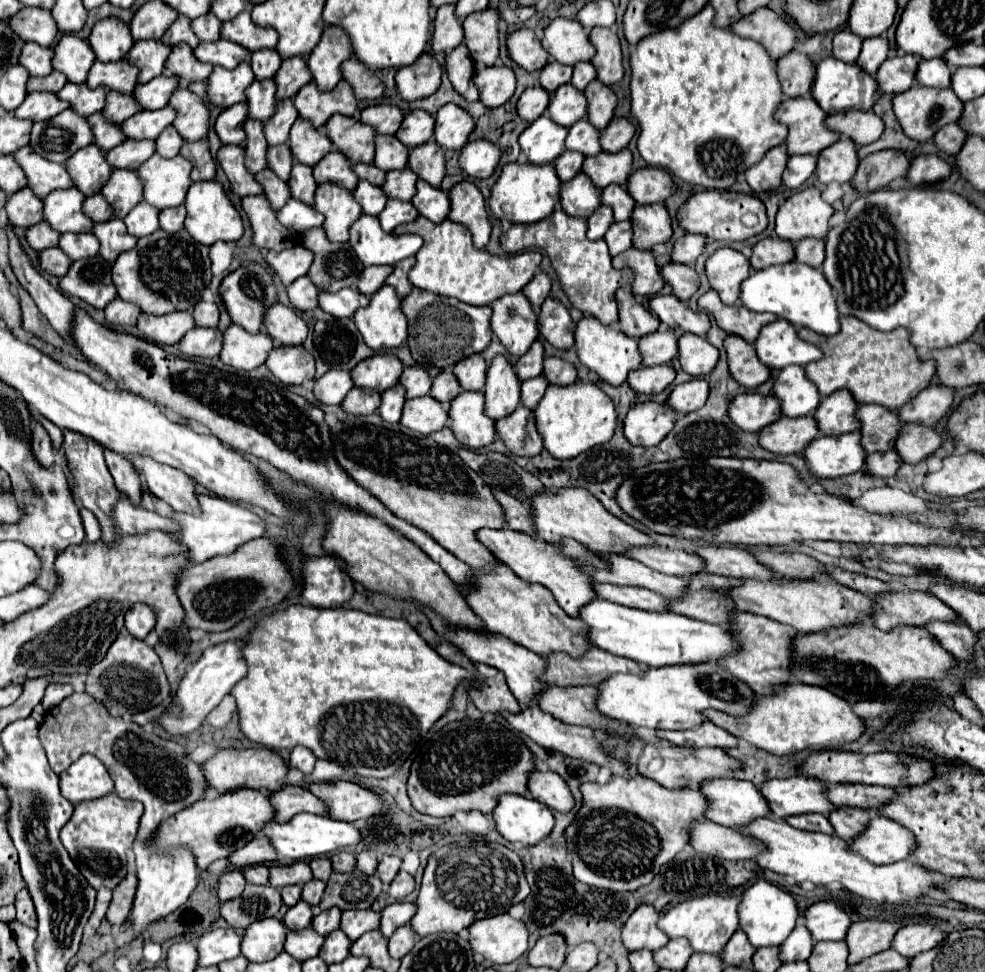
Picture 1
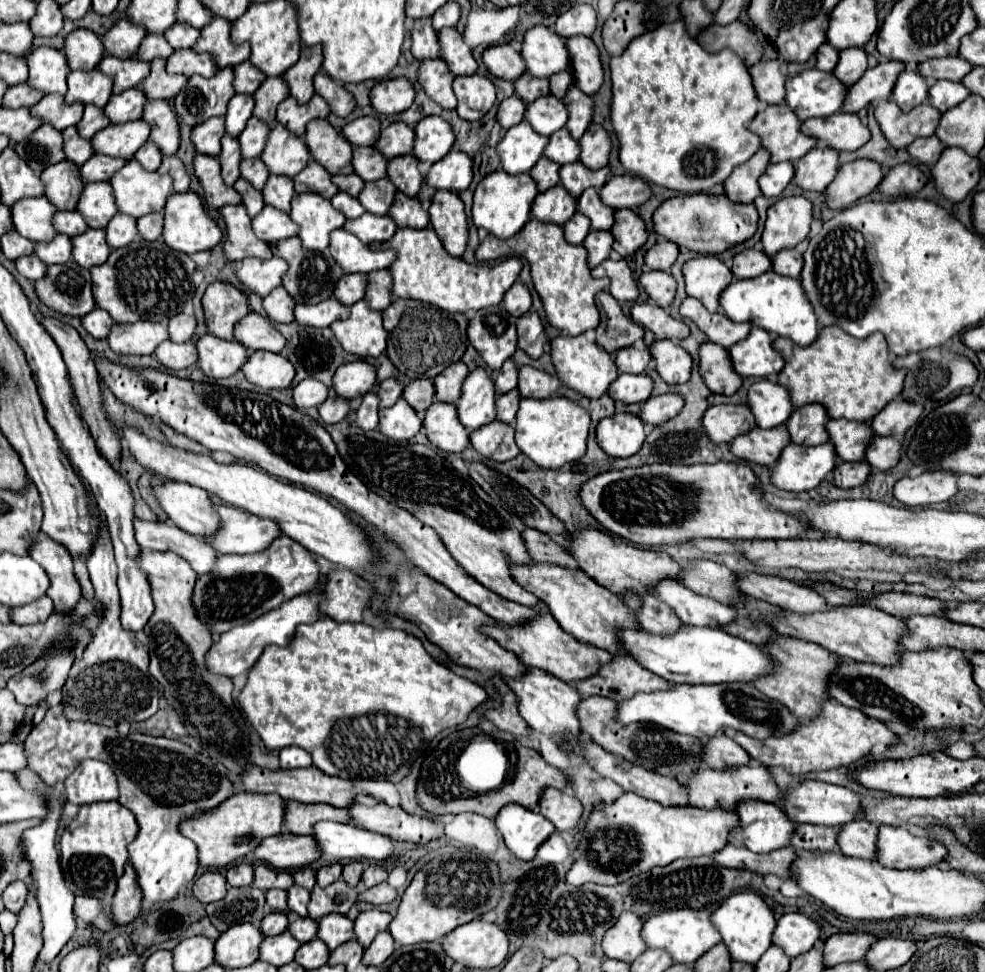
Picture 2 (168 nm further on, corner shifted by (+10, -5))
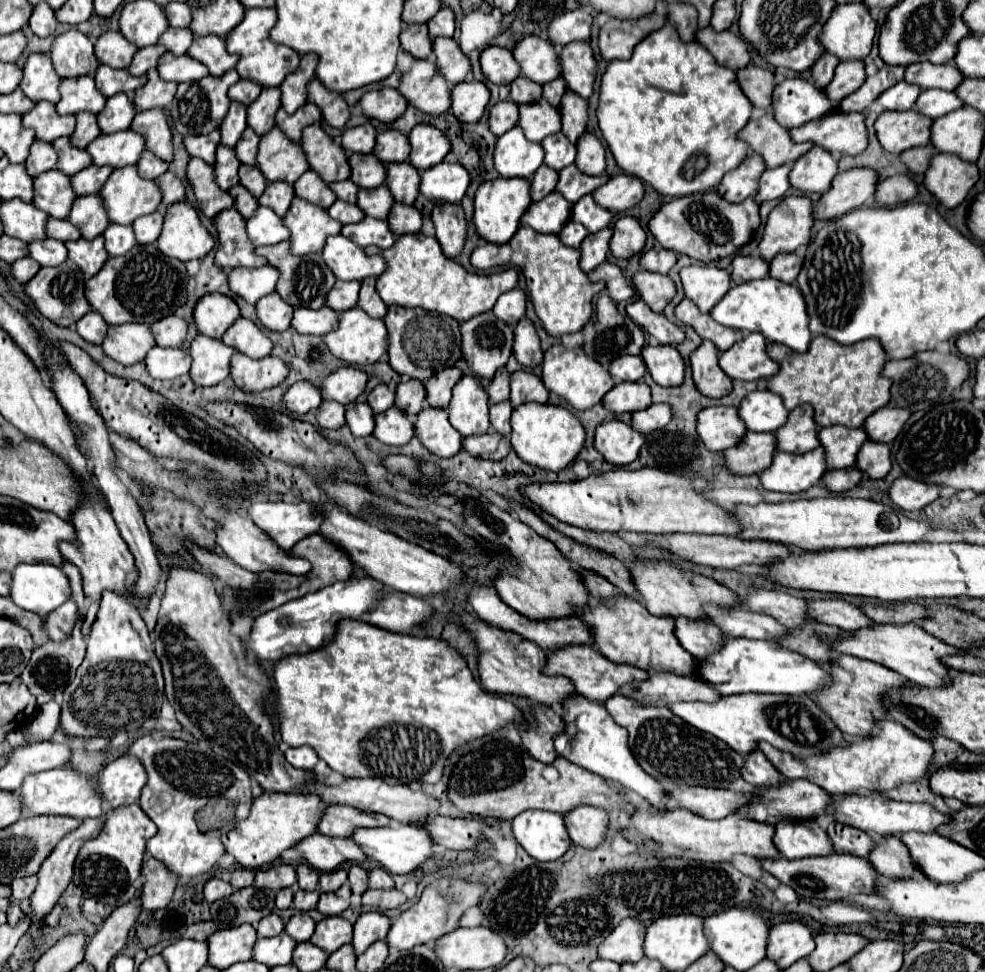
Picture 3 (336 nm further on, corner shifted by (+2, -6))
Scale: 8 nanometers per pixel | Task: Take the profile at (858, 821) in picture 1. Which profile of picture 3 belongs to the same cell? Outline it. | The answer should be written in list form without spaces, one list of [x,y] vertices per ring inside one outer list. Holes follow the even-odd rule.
[[[879,836],[875,838],[875,848],[867,856],[877,874],[887,878],[911,878],[911,874],[921,874],[909,858],[909,850],[897,836]]]

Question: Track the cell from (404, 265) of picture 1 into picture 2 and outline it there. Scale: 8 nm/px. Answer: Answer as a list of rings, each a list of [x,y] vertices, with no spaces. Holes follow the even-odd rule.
[[[387,269],[377,273],[367,273],[367,295],[369,309],[383,311],[391,303],[391,273]]]

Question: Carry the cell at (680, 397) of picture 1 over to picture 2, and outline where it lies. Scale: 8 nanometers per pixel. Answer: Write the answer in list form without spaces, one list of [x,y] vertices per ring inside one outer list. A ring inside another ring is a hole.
[[[667,393],[667,395],[659,395],[659,397],[649,397],[639,411],[639,417],[645,425],[663,425],[665,421],[673,419],[683,407],[683,399],[675,393]]]

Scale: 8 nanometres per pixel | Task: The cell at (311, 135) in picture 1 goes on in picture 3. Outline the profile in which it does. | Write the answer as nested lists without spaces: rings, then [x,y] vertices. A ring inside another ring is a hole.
[[[273,128],[261,136],[257,166],[263,170],[269,182],[283,180],[289,184],[293,184],[303,172],[309,170],[309,162],[301,144],[285,138],[279,128]]]

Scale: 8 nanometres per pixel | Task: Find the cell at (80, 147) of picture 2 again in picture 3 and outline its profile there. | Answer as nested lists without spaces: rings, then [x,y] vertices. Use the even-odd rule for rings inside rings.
[[[65,136],[65,138],[57,138],[53,142],[55,150],[59,152],[59,162],[57,162],[57,168],[61,168],[61,172],[73,176],[77,172],[81,172],[83,168],[91,166],[91,156],[87,150],[81,150],[81,148],[75,148],[71,144],[71,140]]]

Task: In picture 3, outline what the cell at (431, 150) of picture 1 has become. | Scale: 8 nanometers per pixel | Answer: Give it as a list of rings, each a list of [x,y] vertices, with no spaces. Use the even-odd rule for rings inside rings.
[[[409,162],[387,164],[387,184],[397,202],[413,204],[419,194],[421,172],[413,168]]]

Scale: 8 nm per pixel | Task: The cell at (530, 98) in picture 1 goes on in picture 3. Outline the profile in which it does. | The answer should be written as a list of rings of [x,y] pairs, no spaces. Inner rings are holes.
[[[511,100],[497,102],[489,112],[489,126],[491,126],[491,132],[497,136],[517,126],[517,122],[519,122],[519,106]]]

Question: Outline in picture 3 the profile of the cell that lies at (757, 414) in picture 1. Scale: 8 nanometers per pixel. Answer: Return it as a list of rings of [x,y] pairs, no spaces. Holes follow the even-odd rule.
[[[713,406],[697,414],[697,434],[709,450],[723,452],[741,442],[747,428],[735,406]]]

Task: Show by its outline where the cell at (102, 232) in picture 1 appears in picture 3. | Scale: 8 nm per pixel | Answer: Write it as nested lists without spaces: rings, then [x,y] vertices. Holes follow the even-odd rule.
[[[97,236],[93,240],[81,238],[75,242],[67,242],[65,246],[69,250],[69,258],[83,270],[85,281],[95,276],[109,258],[103,236]]]

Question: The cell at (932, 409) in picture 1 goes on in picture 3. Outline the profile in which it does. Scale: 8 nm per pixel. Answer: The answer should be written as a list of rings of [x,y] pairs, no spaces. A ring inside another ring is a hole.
[[[885,406],[871,414],[871,418],[867,418],[863,428],[873,442],[893,442],[909,418],[909,410],[903,410],[899,406]]]

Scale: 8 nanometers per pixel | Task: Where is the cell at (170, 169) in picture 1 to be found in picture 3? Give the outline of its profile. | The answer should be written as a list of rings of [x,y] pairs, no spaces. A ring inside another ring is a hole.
[[[137,166],[115,170],[99,194],[115,224],[133,224],[139,216],[151,214],[161,206],[161,188],[153,180],[141,178]]]

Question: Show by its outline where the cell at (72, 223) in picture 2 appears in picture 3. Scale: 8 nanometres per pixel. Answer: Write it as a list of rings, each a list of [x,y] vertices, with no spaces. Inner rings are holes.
[[[49,218],[47,222],[47,230],[49,230],[49,236],[51,238],[57,238],[57,240],[79,240],[81,238],[81,232],[67,220],[59,220],[59,218]]]

